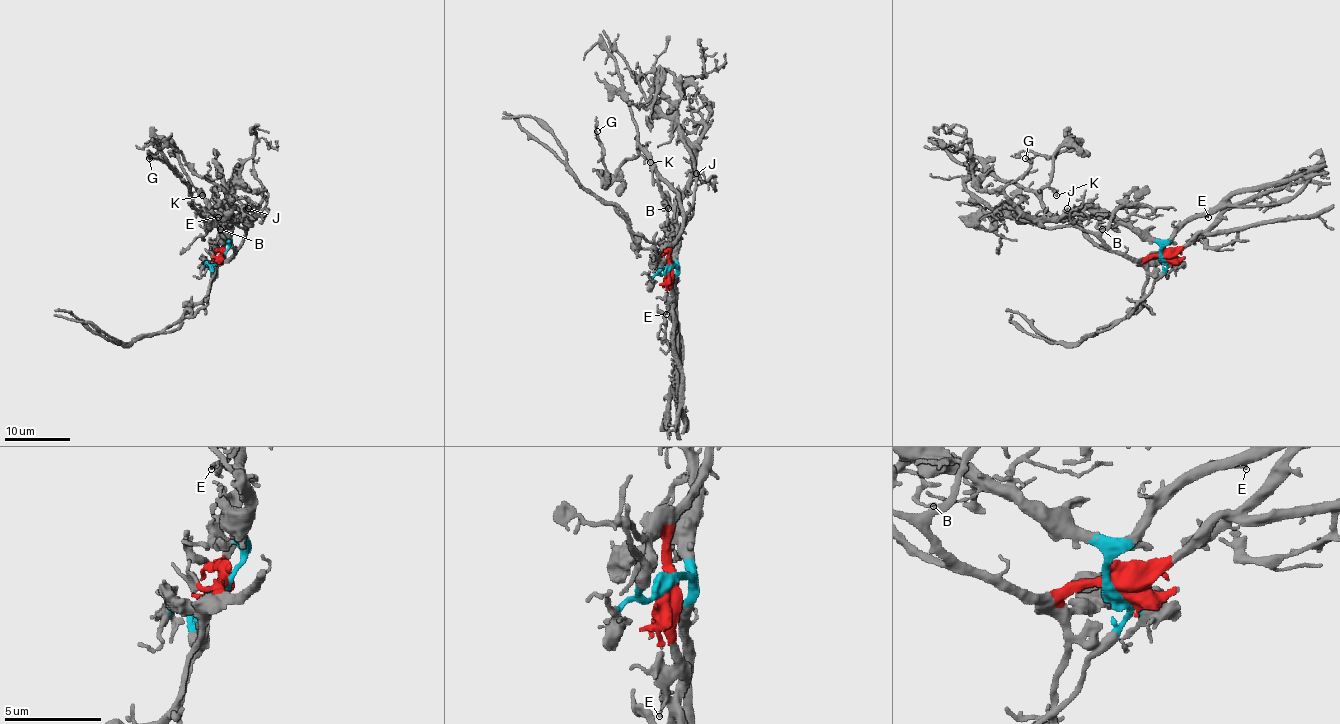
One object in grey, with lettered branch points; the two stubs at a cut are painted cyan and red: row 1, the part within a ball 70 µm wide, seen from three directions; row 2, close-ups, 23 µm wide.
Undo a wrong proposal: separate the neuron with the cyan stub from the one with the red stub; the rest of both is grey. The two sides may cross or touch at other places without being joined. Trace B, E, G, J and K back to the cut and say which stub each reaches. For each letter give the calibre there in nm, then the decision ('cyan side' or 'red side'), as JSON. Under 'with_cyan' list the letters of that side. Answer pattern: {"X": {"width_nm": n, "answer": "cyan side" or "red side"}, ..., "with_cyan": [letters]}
{"B": {"width_nm": 130, "answer": "cyan side"}, "E": {"width_nm": 110, "answer": "cyan side"}, "G": {"width_nm": 120, "answer": "red side"}, "J": {"width_nm": 90, "answer": "cyan side"}, "K": {"width_nm": 130, "answer": "red side"}, "with_cyan": ["B", "E", "J"]}

